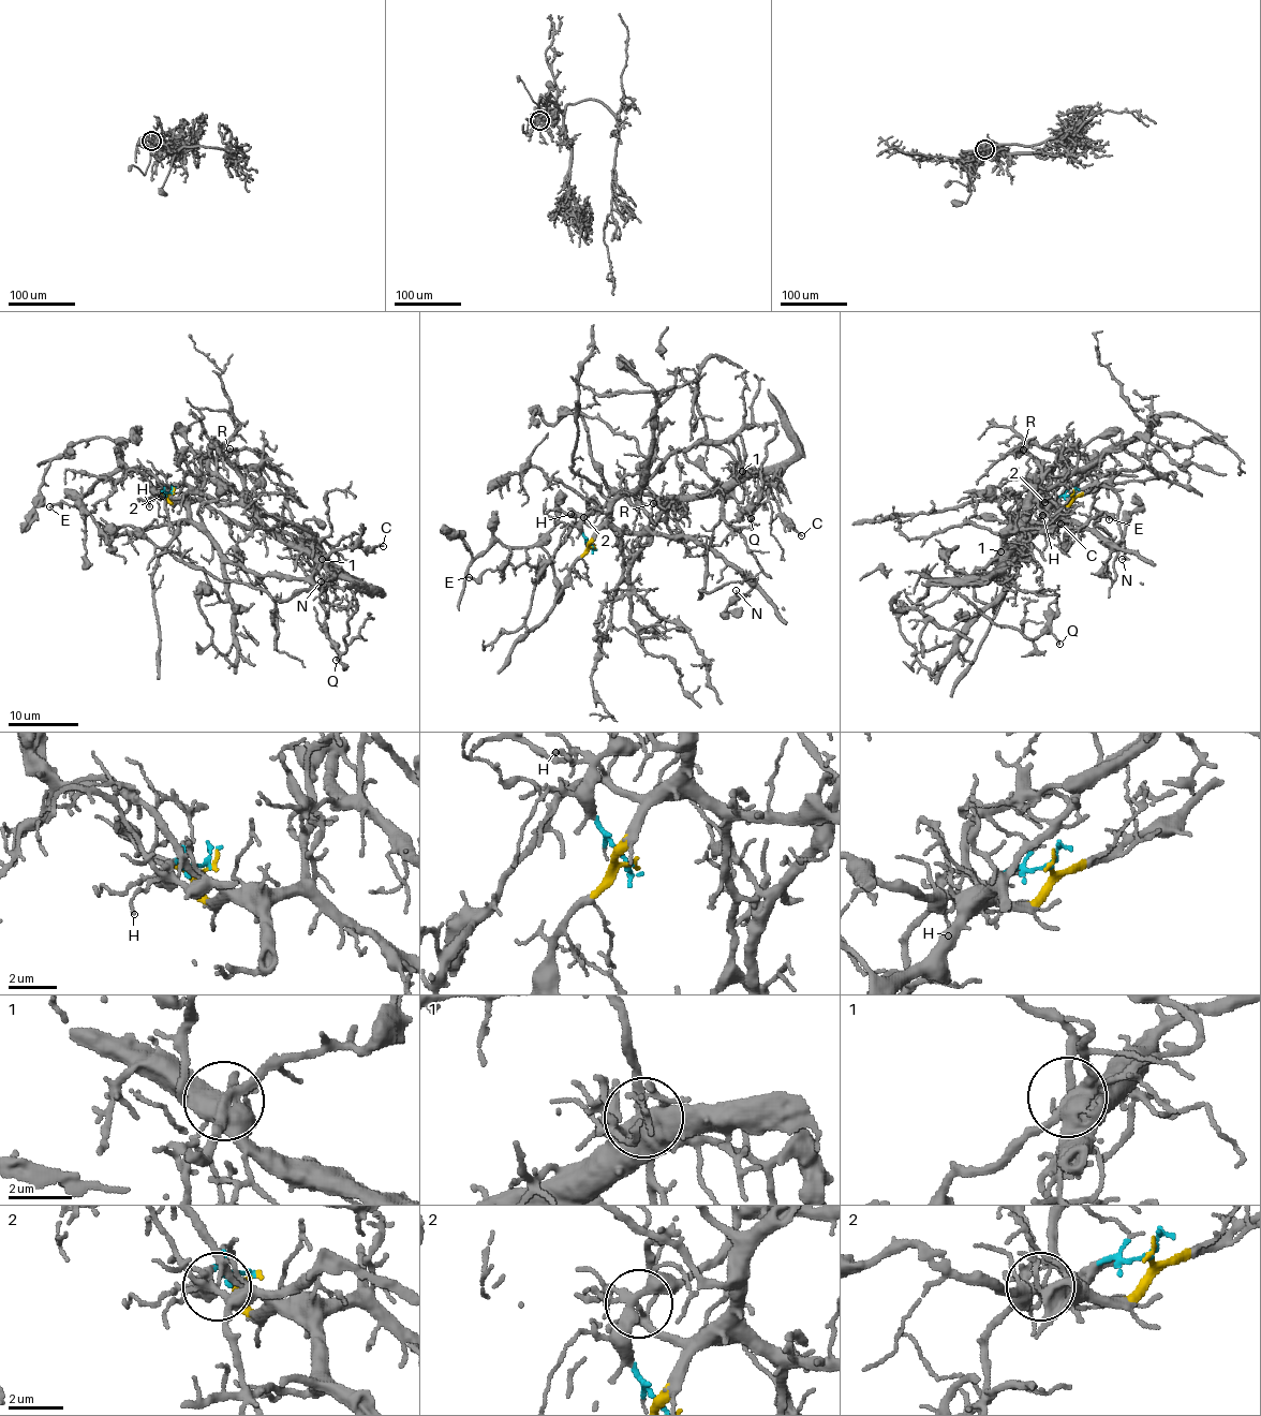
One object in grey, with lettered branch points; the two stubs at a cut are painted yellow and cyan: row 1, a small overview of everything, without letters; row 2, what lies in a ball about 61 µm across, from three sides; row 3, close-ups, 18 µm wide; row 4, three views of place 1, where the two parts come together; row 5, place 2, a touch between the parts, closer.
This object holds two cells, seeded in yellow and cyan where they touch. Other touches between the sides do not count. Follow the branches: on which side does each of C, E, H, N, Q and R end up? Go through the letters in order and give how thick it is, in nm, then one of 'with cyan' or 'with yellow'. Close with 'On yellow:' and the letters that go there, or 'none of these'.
C: calibre 130 nm; with yellow
E: calibre 140 nm; with yellow
H: calibre 90 nm; with cyan
N: calibre 110 nm; with yellow
Q: calibre 150 nm; with yellow
R: calibre 110 nm; with cyan
On yellow: C, E, N, Q

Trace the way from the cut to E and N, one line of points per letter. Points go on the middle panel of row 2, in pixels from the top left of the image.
E: (594, 547), (589, 545), (595, 530), (586, 522), (575, 525), (538, 572), (524, 563), (477, 578), (468, 576)
N: (594, 547), (589, 545), (593, 535), (608, 527), (684, 537), (707, 545), (752, 587), (745, 595), (736, 591)

